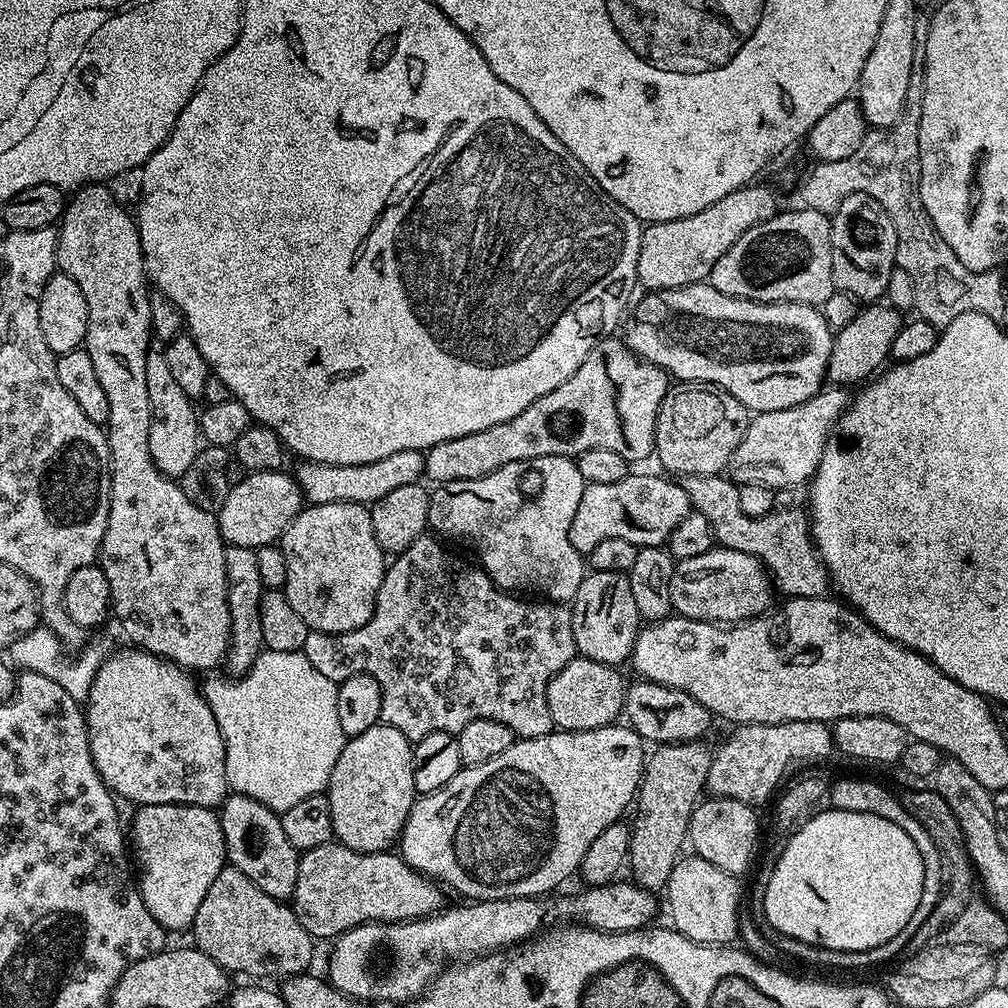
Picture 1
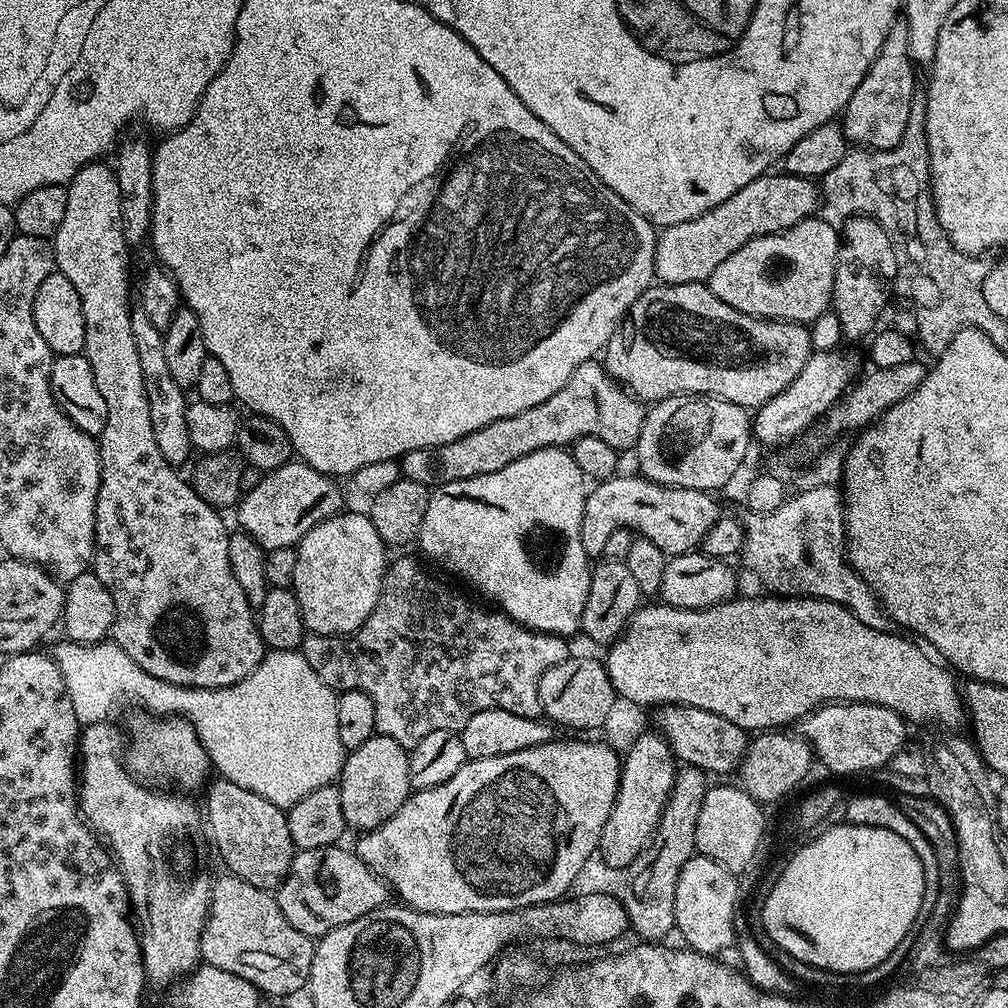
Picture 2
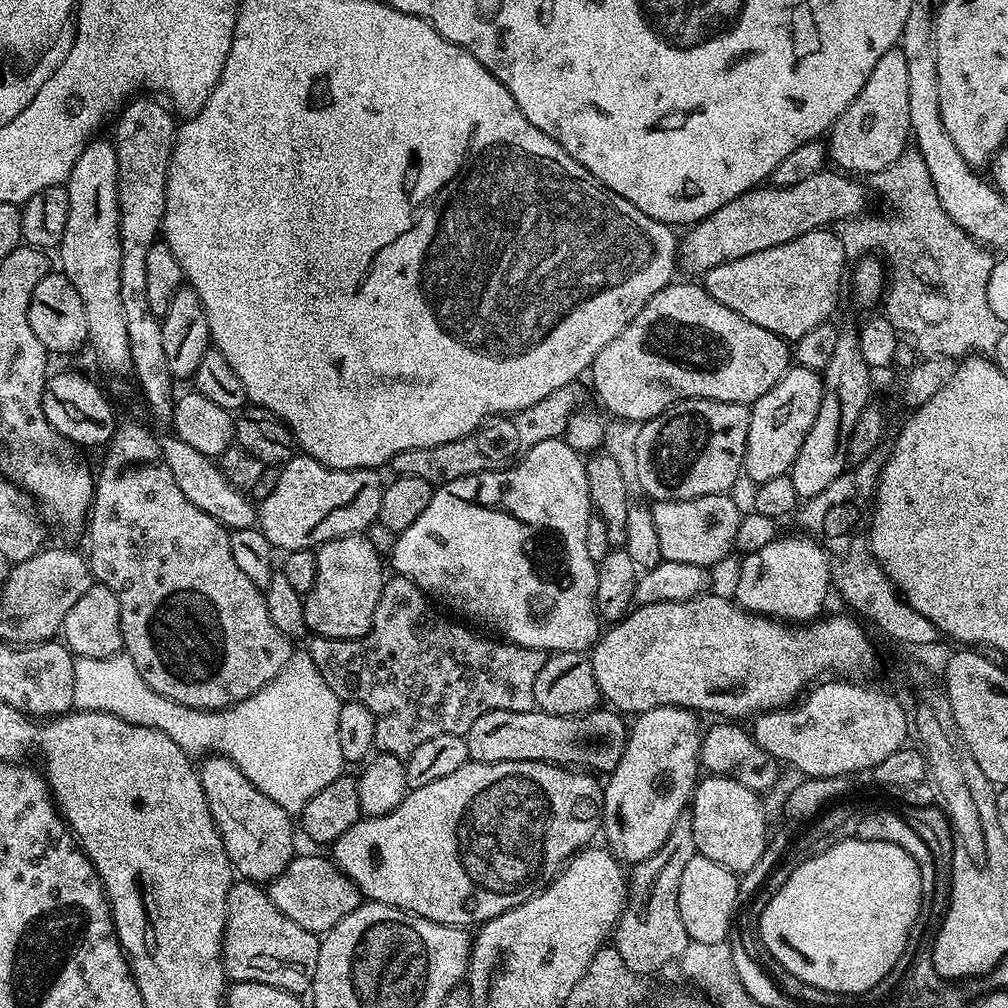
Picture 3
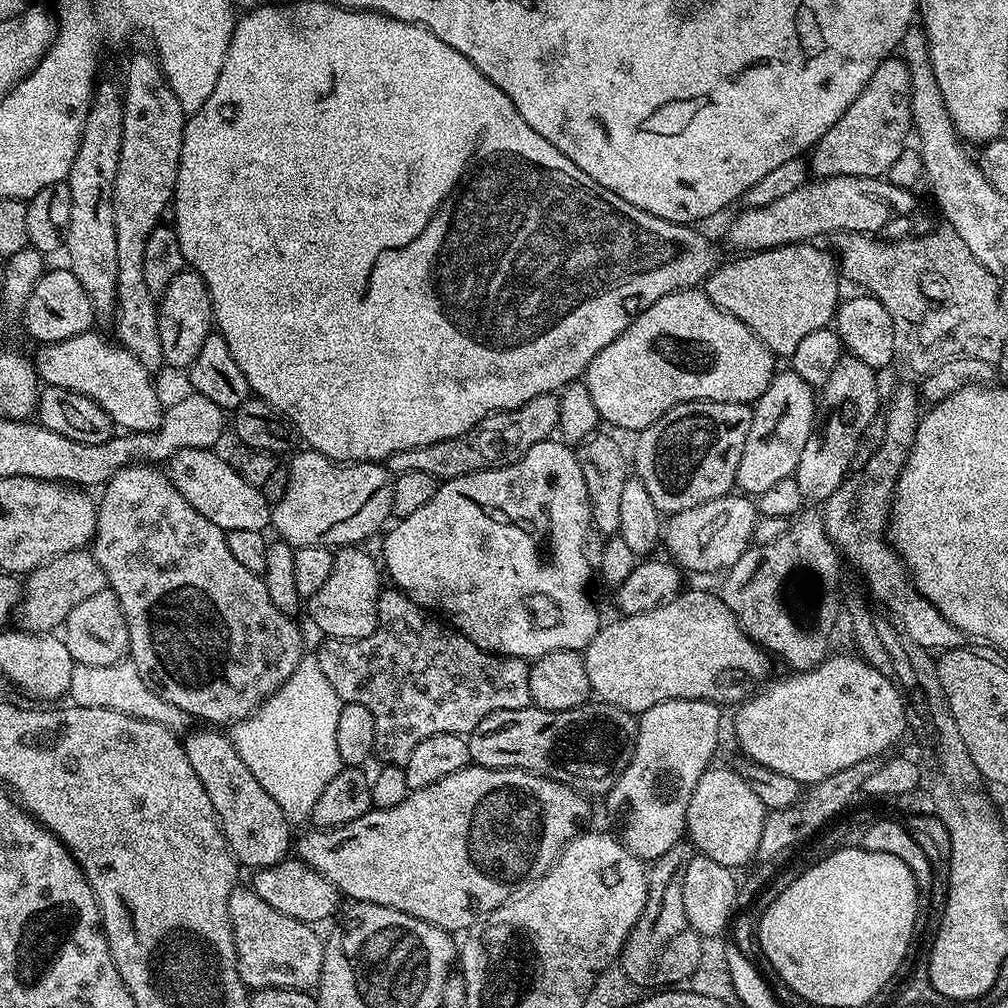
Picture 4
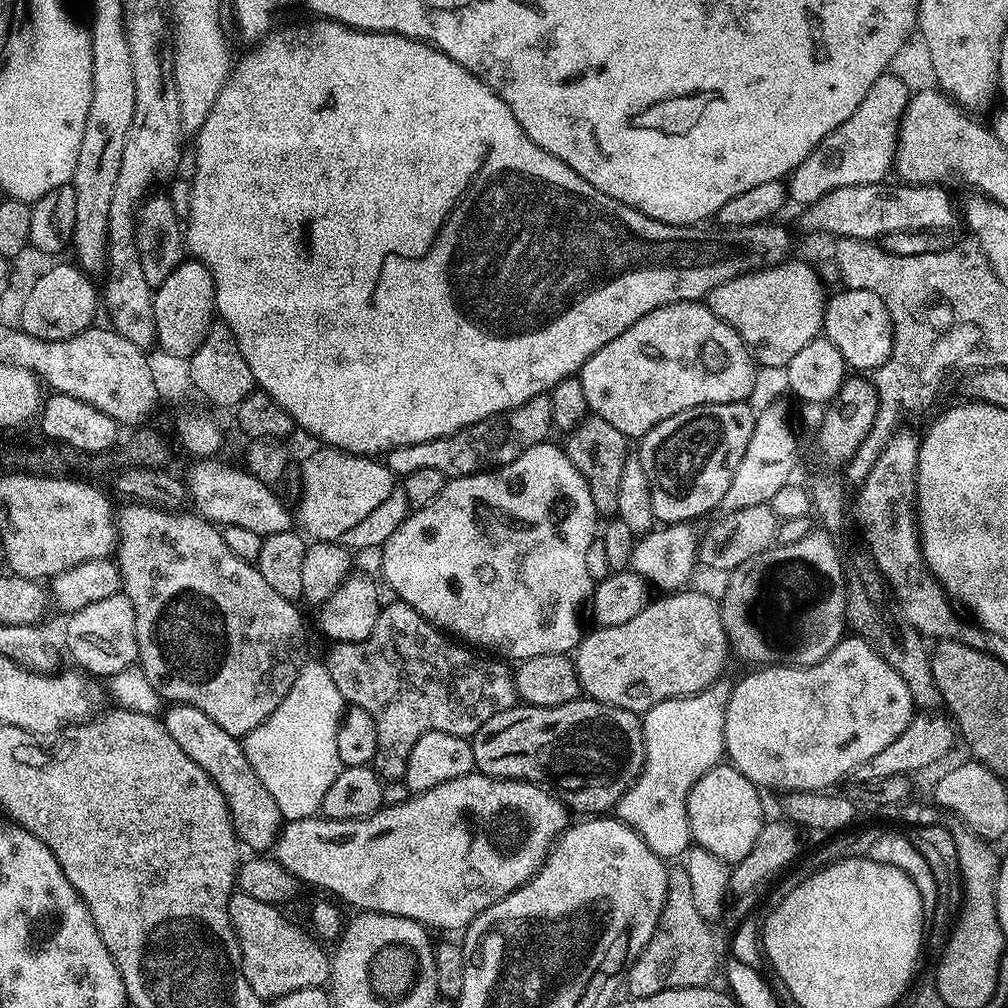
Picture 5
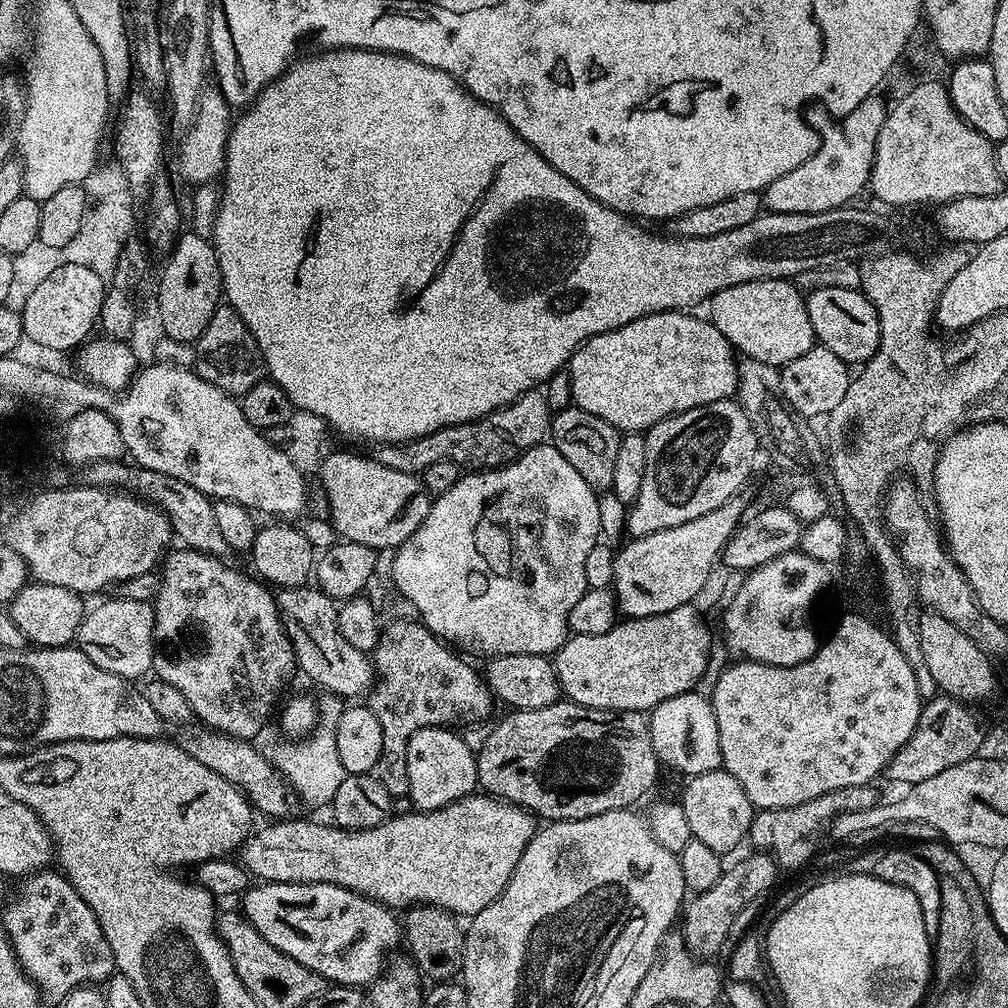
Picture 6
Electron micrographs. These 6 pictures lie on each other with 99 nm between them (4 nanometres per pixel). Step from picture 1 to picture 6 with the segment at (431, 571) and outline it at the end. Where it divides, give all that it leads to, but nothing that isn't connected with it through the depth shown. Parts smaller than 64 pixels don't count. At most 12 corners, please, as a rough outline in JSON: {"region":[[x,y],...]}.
{"region":[[430,629],[380,633],[366,704],[374,775],[406,796],[418,730],[492,712],[483,675]]}

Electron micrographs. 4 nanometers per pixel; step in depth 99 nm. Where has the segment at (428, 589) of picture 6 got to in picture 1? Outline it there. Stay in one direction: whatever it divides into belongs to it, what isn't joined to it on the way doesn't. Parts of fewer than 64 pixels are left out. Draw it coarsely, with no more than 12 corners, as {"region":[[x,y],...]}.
{"region":[[575,459],[510,462],[428,497],[502,590],[570,602]]}

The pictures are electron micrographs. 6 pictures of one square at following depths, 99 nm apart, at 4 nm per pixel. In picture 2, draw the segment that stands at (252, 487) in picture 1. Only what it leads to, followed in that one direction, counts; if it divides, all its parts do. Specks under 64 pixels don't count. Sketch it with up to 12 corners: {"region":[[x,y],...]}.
{"region":[[303,462],[240,496],[242,531],[265,550],[299,544],[345,507]]}

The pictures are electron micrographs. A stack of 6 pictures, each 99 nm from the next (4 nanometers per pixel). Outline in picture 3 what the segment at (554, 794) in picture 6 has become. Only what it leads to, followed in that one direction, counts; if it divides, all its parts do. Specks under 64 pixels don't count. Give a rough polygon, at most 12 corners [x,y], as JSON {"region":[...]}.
{"region":[[490,710],[470,726],[469,761],[610,774],[626,720]]}

